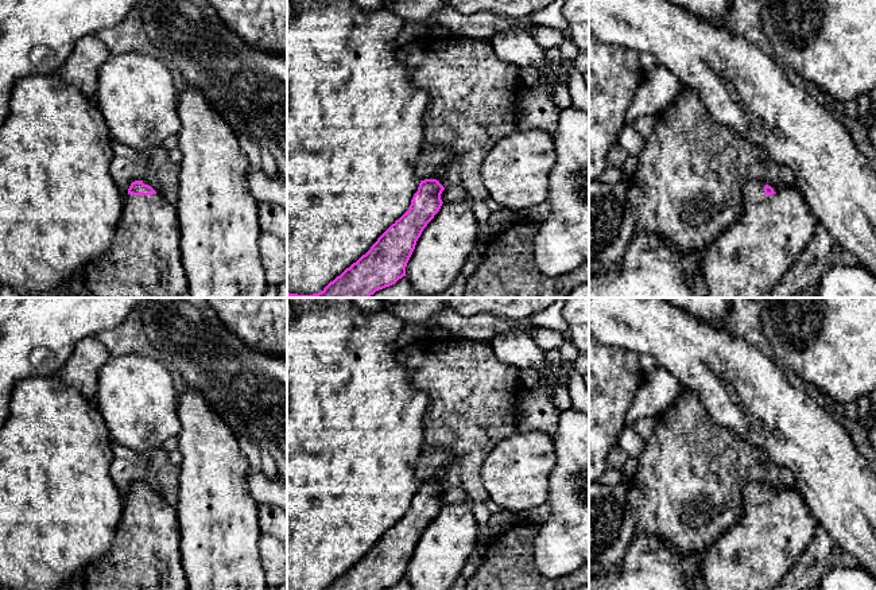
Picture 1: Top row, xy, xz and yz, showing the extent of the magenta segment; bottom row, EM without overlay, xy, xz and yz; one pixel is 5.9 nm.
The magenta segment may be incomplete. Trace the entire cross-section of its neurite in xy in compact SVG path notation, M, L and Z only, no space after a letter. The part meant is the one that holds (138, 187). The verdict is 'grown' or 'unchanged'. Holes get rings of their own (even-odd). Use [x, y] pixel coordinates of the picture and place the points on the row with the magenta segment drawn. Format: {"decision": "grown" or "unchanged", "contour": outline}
{"decision": "grown", "contour": "M135 181L128 189L128 194L124 198L124 206L121 217L117 225L116 236L111 244L111 248L104 253L90 261L84 269L86 279L86 286L96 298L187 298L189 283L183 269L182 253L181 253L181 222L178 218L178 211L175 205L168 203L166 198L156 193L147 182Z"}

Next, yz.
{"decision": "grown", "contour": "M751 181L743 190L743 216L703 247L697 272L706 298L770 298L774 287L809 245L818 224L796 186Z"}

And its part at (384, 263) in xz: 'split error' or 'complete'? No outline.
complete

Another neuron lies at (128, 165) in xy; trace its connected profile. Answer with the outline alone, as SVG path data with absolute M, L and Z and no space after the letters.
M113 139L111 145L113 152L111 172L123 198L127 197L132 182L143 181L162 194L168 203L178 202L181 164L168 159L168 151L164 147L137 151Z

